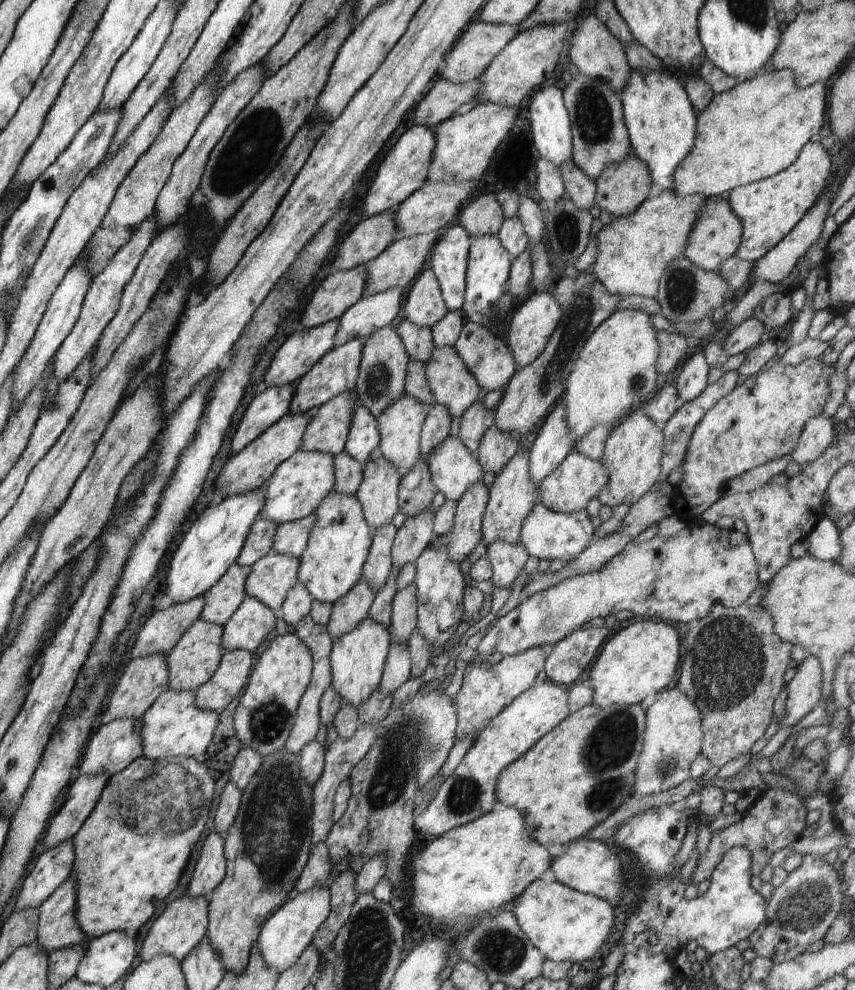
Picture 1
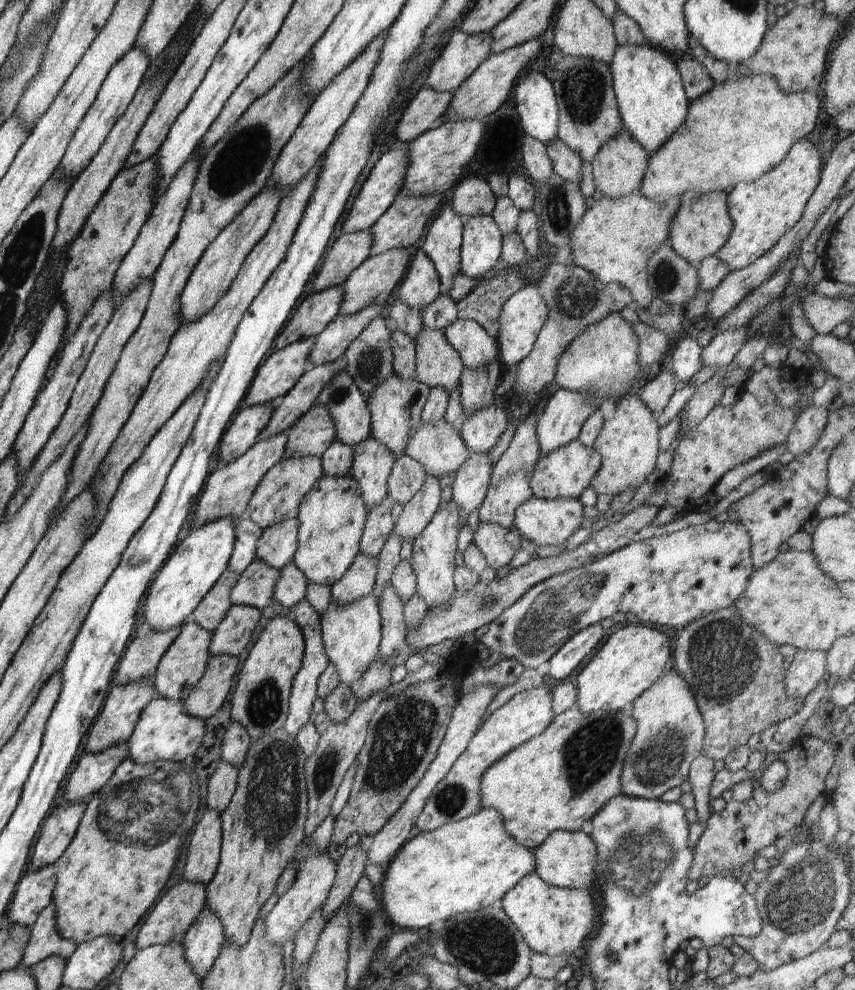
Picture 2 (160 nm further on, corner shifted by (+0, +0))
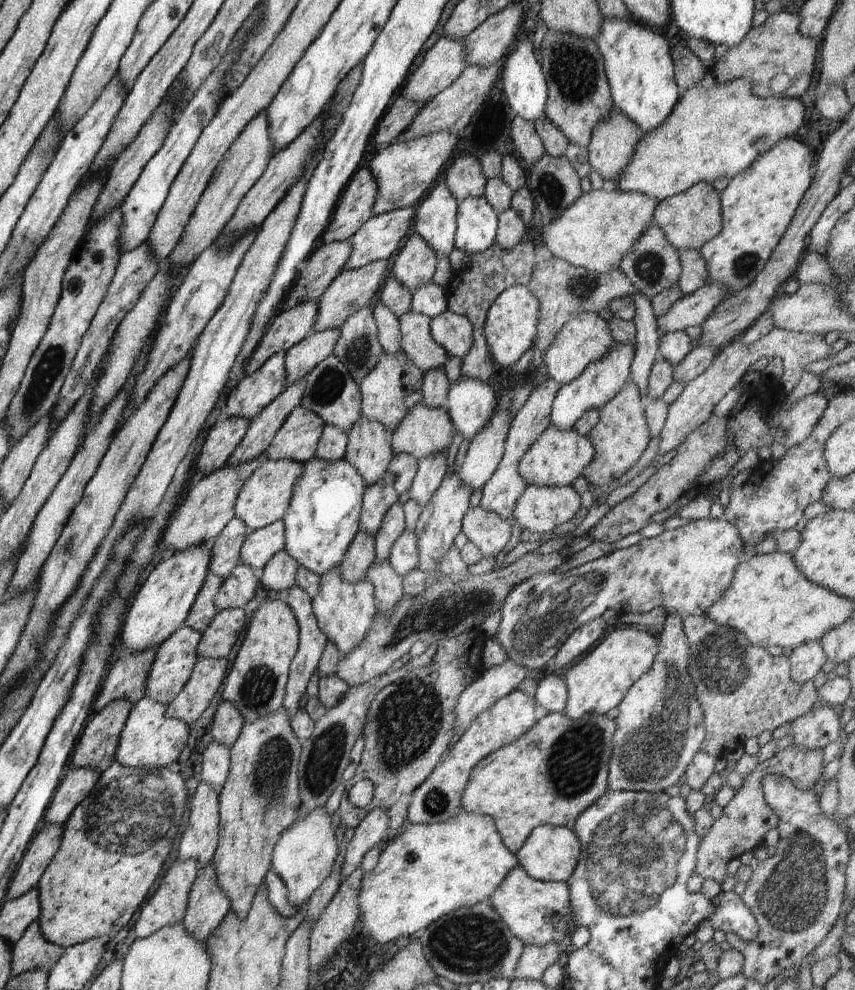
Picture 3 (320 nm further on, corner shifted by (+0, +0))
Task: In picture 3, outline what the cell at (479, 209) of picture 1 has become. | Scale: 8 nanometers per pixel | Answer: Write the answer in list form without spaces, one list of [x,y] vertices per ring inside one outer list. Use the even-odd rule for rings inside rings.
[[[455,154],[454,160],[446,169],[445,184],[456,200],[483,196],[487,178],[483,173],[481,162],[474,155]]]

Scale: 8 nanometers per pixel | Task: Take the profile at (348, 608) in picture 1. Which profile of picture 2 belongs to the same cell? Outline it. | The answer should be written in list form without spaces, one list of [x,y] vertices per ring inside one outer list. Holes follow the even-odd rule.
[[[360,550],[342,578],[331,584],[332,600],[335,603],[349,603],[374,594],[376,573],[376,558]]]

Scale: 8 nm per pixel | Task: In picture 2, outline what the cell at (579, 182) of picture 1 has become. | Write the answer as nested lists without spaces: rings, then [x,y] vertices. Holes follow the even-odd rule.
[[[554,139],[547,144],[547,153],[554,173],[559,174],[564,180],[579,184],[582,160],[577,152],[571,151],[560,139]]]

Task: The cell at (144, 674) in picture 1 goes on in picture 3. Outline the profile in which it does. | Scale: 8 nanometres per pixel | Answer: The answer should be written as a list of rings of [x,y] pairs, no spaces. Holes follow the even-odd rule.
[[[120,699],[93,714],[78,736],[69,764],[92,769],[95,773],[104,772],[115,760],[120,731],[125,727],[132,706]]]

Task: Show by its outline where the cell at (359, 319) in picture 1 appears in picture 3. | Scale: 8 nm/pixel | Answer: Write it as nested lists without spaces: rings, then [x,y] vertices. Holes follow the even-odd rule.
[[[339,328],[310,333],[285,352],[285,386],[304,381],[305,376],[322,360],[333,354]]]

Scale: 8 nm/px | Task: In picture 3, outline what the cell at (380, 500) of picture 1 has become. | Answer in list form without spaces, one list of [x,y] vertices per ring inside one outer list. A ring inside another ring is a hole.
[[[361,418],[360,422],[354,423],[347,432],[347,449],[345,459],[362,476],[366,487],[378,482],[387,471],[390,459],[394,456],[391,449],[390,434],[386,427],[379,422]]]

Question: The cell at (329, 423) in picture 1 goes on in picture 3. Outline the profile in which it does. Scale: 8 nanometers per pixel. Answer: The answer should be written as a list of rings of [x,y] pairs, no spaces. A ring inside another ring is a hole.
[[[302,404],[293,408],[267,448],[267,459],[305,463],[313,459],[325,422]]]

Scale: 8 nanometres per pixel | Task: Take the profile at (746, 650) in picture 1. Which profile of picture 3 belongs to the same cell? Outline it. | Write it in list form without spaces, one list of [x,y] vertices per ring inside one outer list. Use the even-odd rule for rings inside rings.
[[[687,616],[683,620],[683,631],[689,644],[689,673],[704,713],[705,739],[701,750],[711,757],[729,758],[735,751],[743,749],[747,738],[760,736],[763,732],[771,733],[784,722],[791,723],[820,701],[813,681],[797,683],[791,677],[788,657],[773,657],[766,648],[750,644],[748,637],[738,629],[716,624],[706,616]]]

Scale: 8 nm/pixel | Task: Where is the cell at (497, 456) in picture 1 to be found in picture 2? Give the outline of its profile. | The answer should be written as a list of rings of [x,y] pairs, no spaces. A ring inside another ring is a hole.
[[[492,404],[470,413],[463,414],[460,436],[474,453],[490,454],[492,447],[503,434],[509,414],[501,406]]]

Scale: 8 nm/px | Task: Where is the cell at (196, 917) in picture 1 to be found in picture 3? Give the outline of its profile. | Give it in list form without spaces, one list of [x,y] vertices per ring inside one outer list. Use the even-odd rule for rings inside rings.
[[[176,859],[172,866],[168,869],[167,875],[164,875],[159,888],[154,892],[150,900],[142,906],[140,916],[136,920],[136,936],[138,939],[146,938],[148,935],[154,934],[162,927],[182,923],[185,912],[187,911],[188,893],[192,883],[195,882],[200,869],[200,864],[194,859]]]

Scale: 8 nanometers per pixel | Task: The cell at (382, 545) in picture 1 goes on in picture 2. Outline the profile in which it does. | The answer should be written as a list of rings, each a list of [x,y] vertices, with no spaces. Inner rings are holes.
[[[386,496],[382,503],[367,512],[359,544],[362,553],[376,558],[386,539],[389,539],[391,532],[395,530],[395,523],[390,515],[393,505],[392,500]]]

